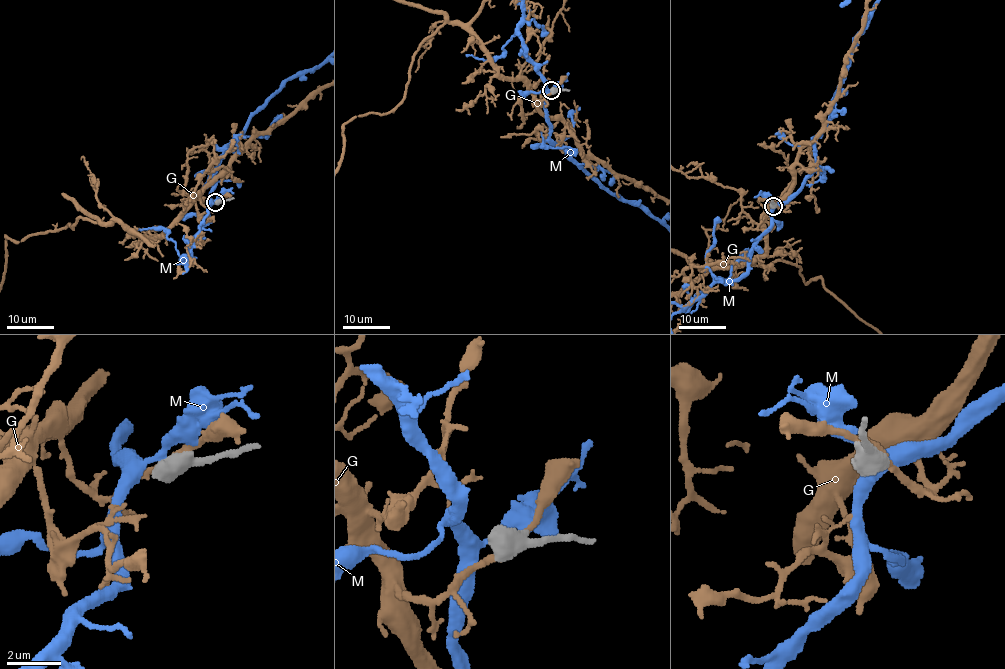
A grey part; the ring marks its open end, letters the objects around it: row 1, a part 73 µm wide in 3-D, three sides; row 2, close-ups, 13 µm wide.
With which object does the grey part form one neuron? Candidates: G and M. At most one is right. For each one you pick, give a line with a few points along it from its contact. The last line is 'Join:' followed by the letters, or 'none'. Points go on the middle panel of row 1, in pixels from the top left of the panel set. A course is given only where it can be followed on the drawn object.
Join: none

